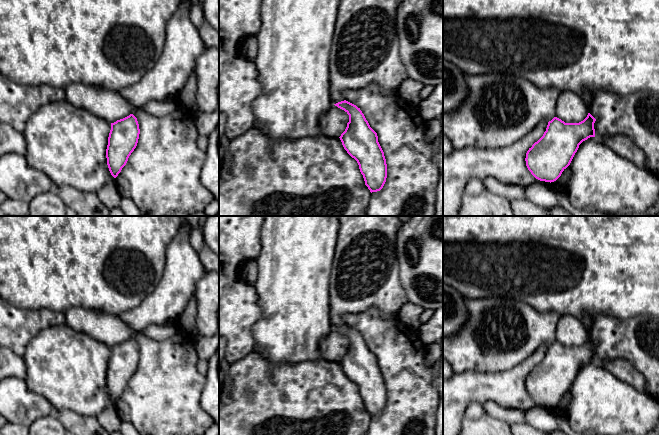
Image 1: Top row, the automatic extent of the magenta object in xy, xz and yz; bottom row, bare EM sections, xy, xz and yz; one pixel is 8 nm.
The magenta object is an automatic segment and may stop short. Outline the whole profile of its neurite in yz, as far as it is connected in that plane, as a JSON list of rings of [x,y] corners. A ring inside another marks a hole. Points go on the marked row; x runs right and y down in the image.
[[[464,73],[464,78],[468,96],[453,113],[443,114],[443,134],[455,150],[506,147],[523,138],[541,120],[547,120],[546,131],[529,148],[525,161],[536,179],[551,183],[570,165],[579,145],[588,138],[595,137],[596,119],[590,113],[579,123],[565,123],[555,116],[556,102],[561,94],[555,88],[540,88],[527,79],[495,73]]]

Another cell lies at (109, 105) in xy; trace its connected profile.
[[[72,83],[64,88],[65,100],[75,107],[89,111],[108,123],[123,119],[137,110],[156,117],[173,113],[179,104],[170,99],[151,101],[141,108],[135,108],[117,91],[106,91],[102,88],[90,87],[81,83]]]

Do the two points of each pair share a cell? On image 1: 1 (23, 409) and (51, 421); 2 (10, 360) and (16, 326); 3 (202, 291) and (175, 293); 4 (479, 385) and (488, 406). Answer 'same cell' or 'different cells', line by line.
1: different cells
2: different cells
3: different cells
4: different cells

